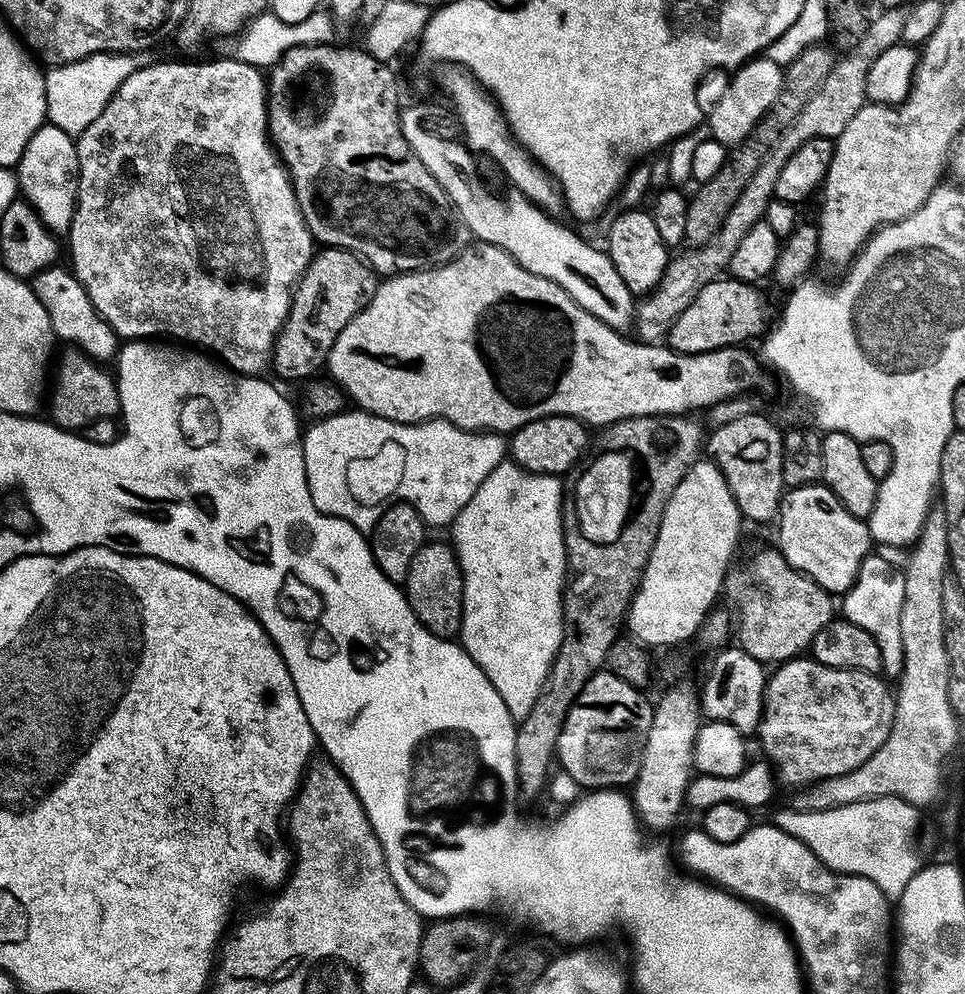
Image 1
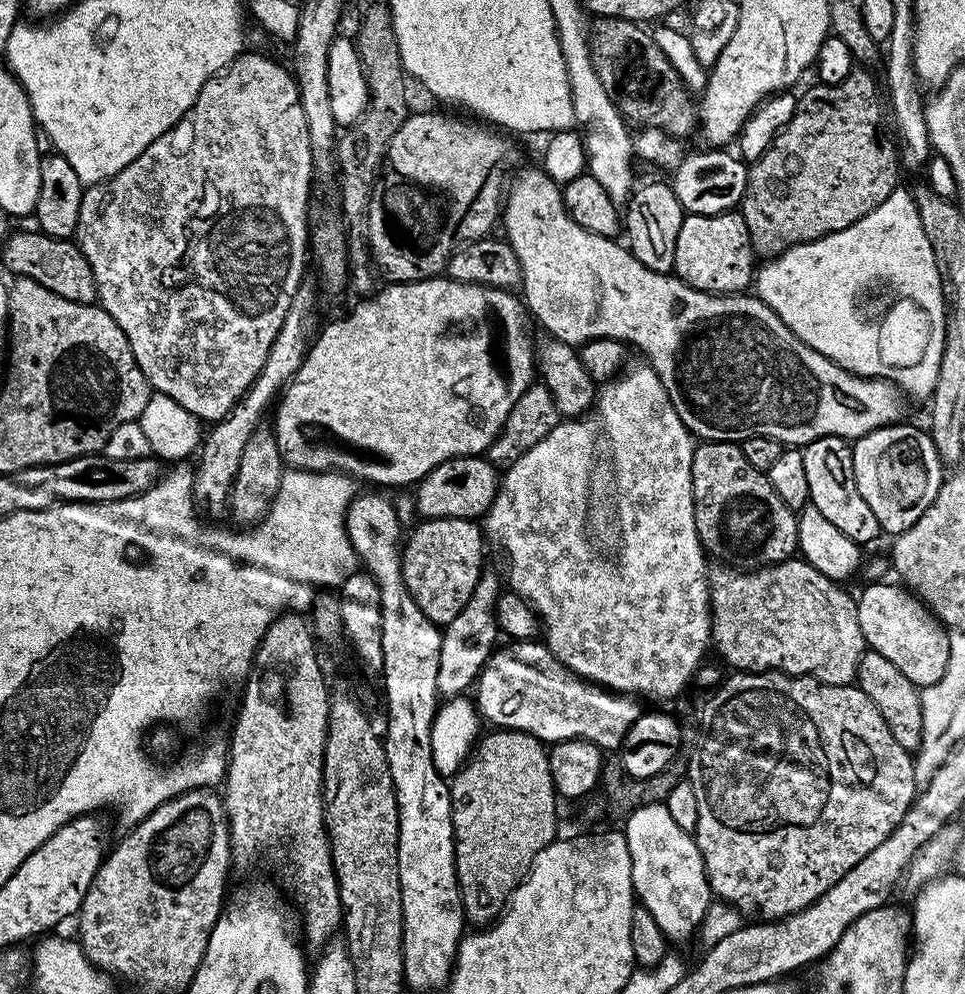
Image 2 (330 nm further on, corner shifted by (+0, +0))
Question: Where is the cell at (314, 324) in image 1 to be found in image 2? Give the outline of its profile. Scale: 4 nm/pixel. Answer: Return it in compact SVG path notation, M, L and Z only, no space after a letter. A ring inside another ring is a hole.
M413 111L406 118L406 122L402 122L402 126L398 126L398 134L394 134L394 138L390 138L388 155L384 157L382 171L376 184L372 187L372 197L368 200L368 214L366 217L368 247L371 251L375 267L378 269L381 277L383 277L382 275L389 276L387 279L397 284L409 284L415 280L431 280L439 277L441 273L447 269L448 259L452 257L452 253L455 252L461 244L469 244L472 240L485 239L485 237L491 233L488 231L490 231L495 224L497 227L498 221L502 216L502 205L506 200L506 181L510 176L508 163L511 162L516 148L507 140L507 138L509 139L507 135L501 134L499 131L493 130L483 123L480 124L471 124L470 121L459 120L456 116L443 116L440 112Z

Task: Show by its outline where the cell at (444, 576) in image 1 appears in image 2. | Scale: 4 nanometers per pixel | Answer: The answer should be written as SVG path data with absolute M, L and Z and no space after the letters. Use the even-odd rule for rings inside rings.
M466 518L421 519L419 523L420 525L409 536L407 533L402 544L400 554L402 578L406 582L406 590L410 590L410 598L418 602L418 610L422 610L422 614L426 614L430 622L443 626L454 622L454 618L462 614L466 602L470 602L474 594L474 586L478 586L478 578L486 571L486 564L484 564L486 537L477 521Z

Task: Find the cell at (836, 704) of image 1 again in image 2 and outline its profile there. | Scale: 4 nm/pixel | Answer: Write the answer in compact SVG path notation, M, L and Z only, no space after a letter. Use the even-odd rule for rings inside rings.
M784 672L732 674L705 702L704 709L700 712L700 737L696 740L696 749L692 756L687 757L687 761L686 779L694 786L694 794L698 798L698 826L694 839L702 854L713 897L764 922L783 920L822 898L822 894L826 894L826 890L830 890L830 886L834 886L834 882L838 882L838 878L842 878L846 870L854 870L854 866L858 866L858 862L862 862L862 858L866 858L866 854L870 854L874 846L888 840L918 795L913 753L894 742L894 734L890 734L890 726L886 726L878 706L874 706L874 702L866 698L859 686L830 686L813 676L788 676Z

